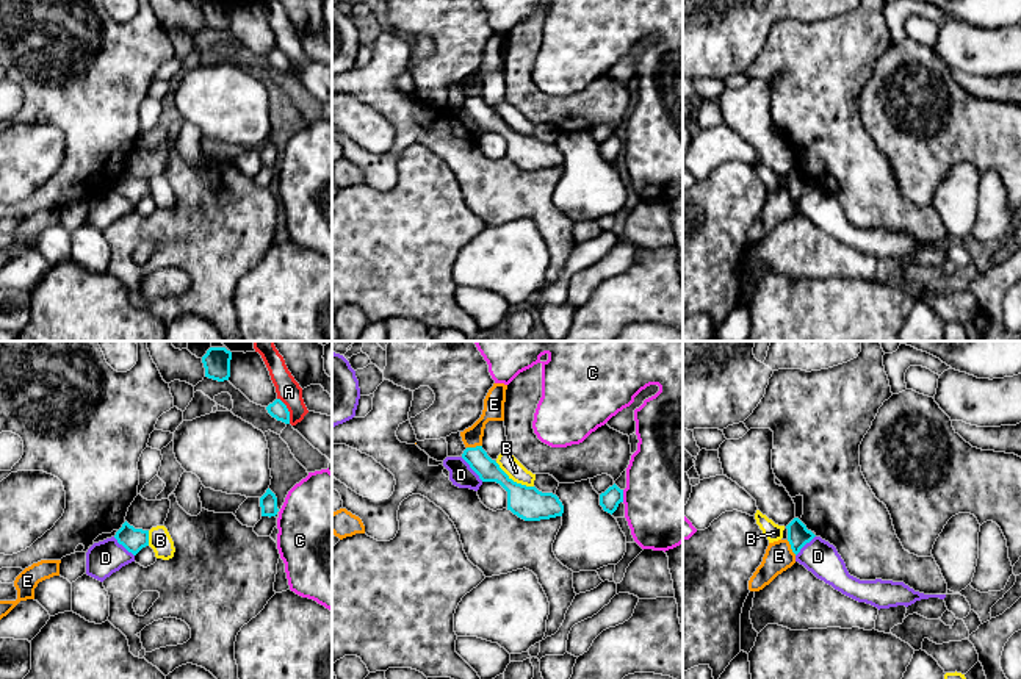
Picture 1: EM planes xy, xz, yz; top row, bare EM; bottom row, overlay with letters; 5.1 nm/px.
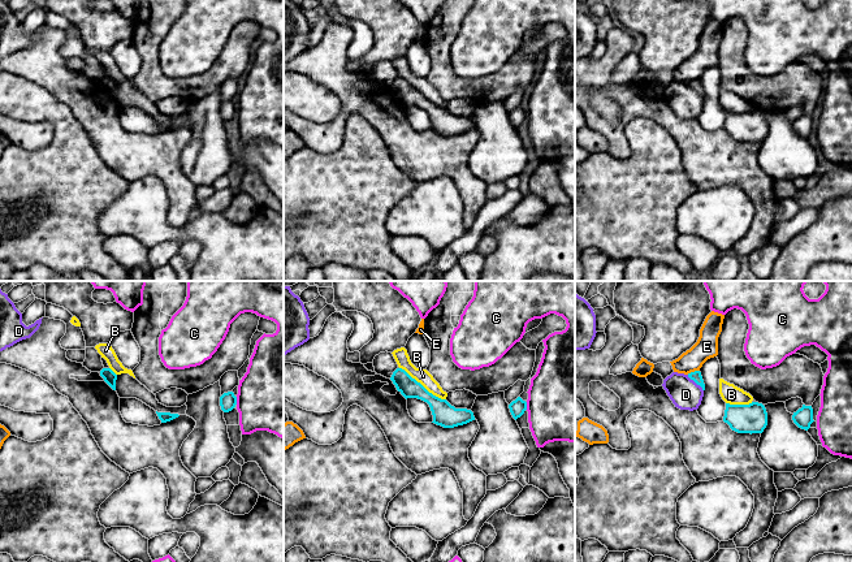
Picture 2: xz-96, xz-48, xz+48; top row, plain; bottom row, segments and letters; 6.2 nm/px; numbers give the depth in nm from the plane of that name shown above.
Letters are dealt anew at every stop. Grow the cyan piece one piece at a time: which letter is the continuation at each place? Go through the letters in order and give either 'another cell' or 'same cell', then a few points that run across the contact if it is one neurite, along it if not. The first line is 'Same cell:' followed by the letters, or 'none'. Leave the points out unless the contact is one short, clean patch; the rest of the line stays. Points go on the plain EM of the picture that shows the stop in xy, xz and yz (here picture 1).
Same cell: none
A: another cell | xy (277, 47), (285, 55), (290, 72)
B: another cell
C: another cell
D: another cell | xz (461, 107), (483, 130)
E: another cell | xz (481, 94), (467, 97)

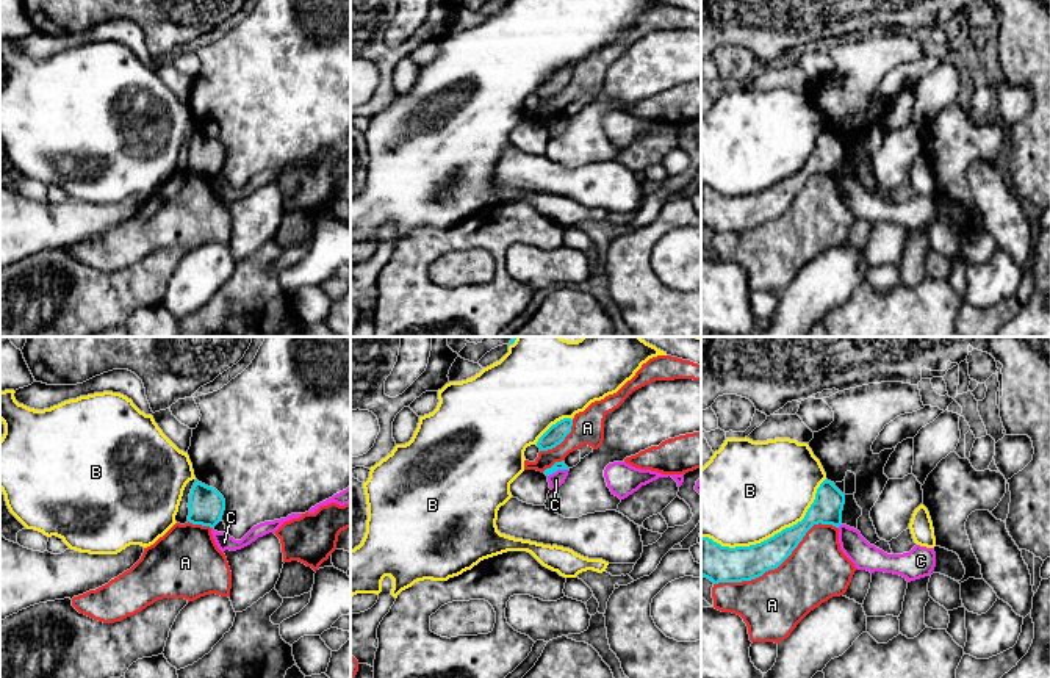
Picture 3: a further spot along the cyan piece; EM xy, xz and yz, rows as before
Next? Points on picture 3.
Same cell: none
A: another cell
B: another cell
C: another cell | xz (568, 118), (559, 118), (548, 126)

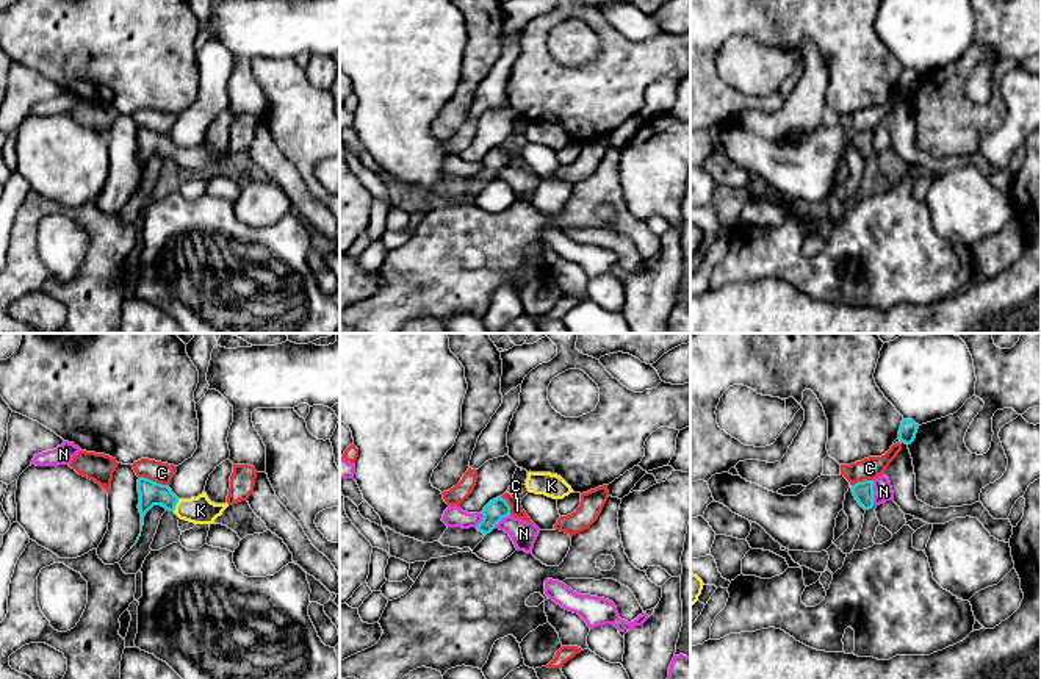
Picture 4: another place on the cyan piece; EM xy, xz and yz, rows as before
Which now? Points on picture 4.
Same cell: K
C: another cell
K: same cell | xy (151, 143), (162, 144), (176, 154), (183, 158), (201, 160)
N: another cell

